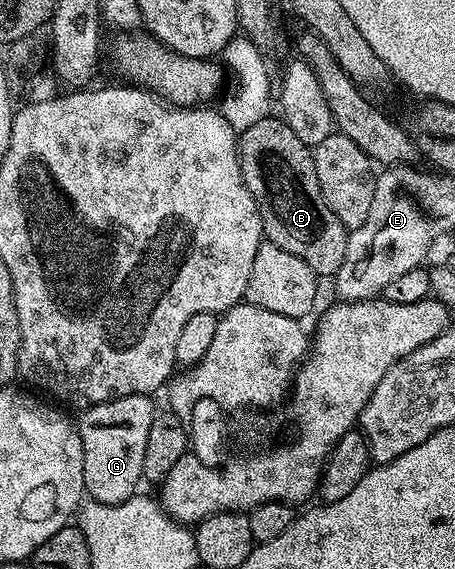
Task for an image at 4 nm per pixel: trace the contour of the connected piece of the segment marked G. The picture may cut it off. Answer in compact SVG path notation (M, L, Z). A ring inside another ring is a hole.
M149 395L136 397L120 397L114 401L104 401L98 405L90 405L79 417L81 442L83 443L83 479L86 494L99 503L114 505L123 503L128 497L138 492L137 484L142 484L145 476L145 456L147 455L148 436L151 435L151 423L155 416L154 398Z

